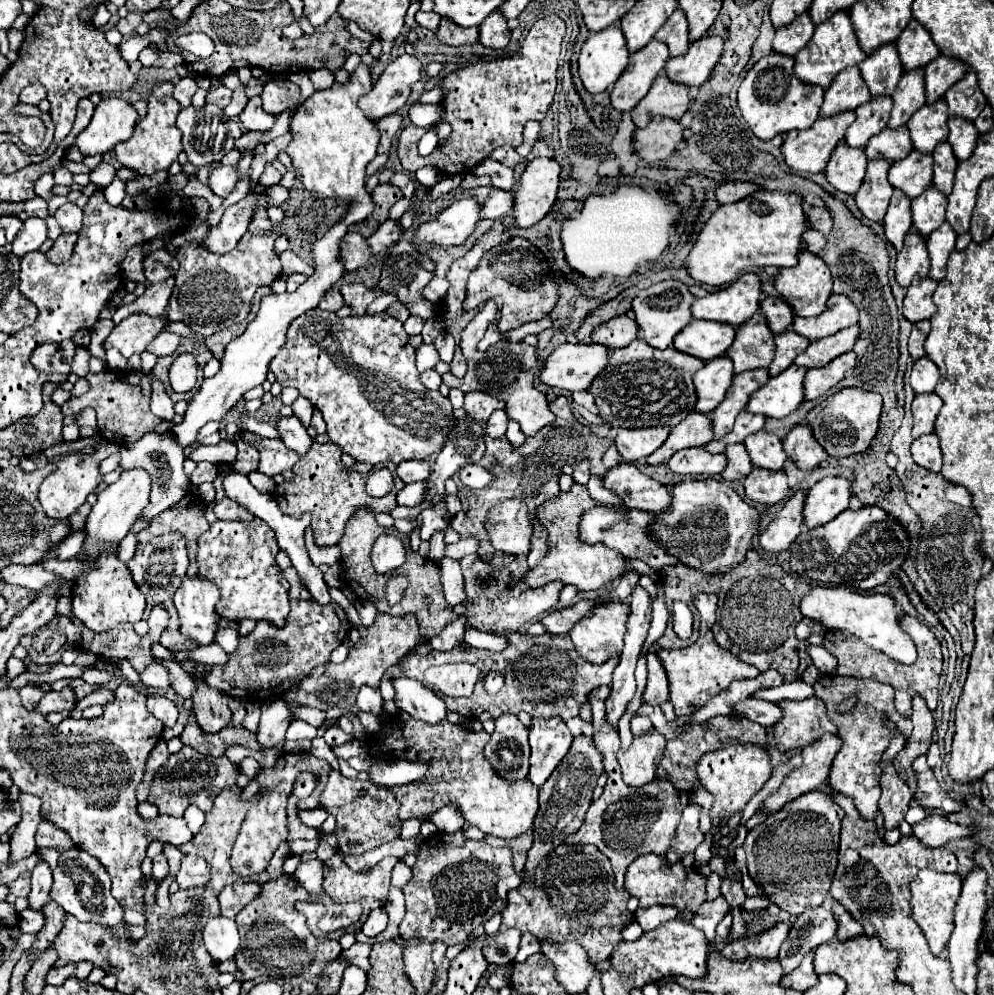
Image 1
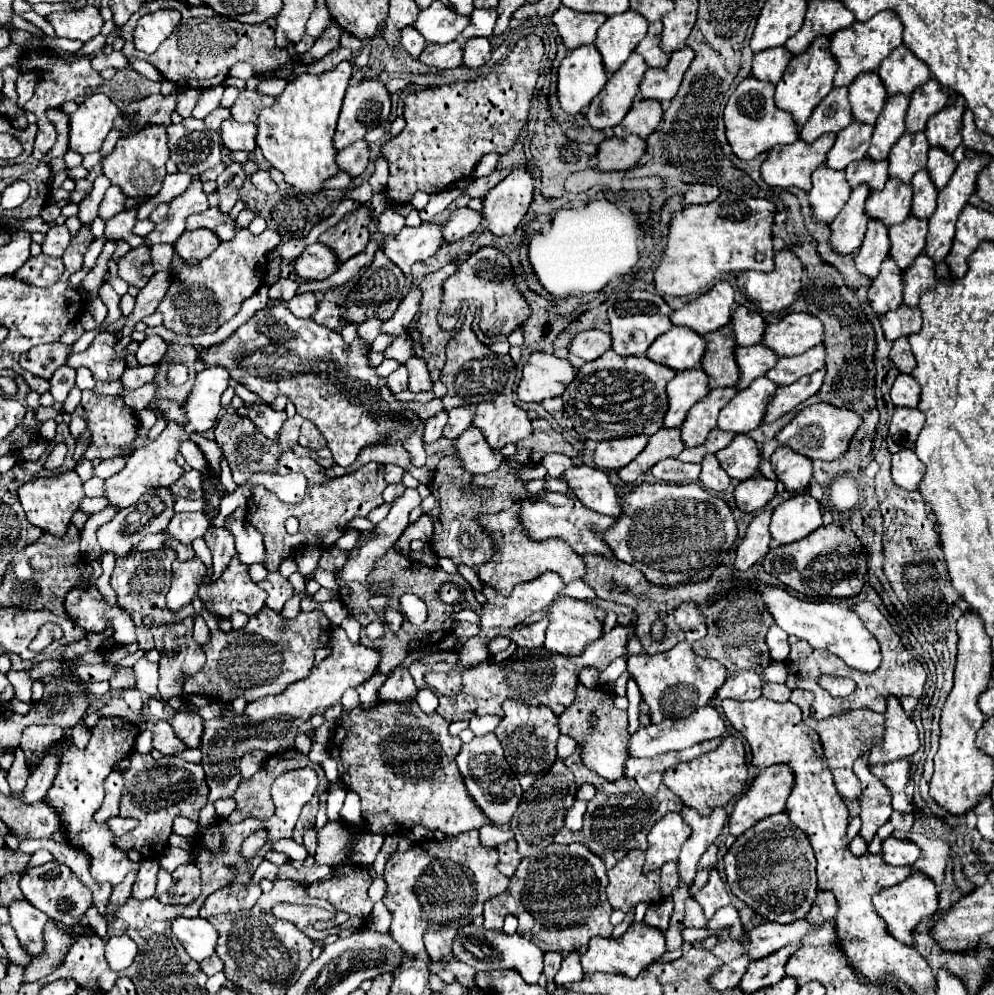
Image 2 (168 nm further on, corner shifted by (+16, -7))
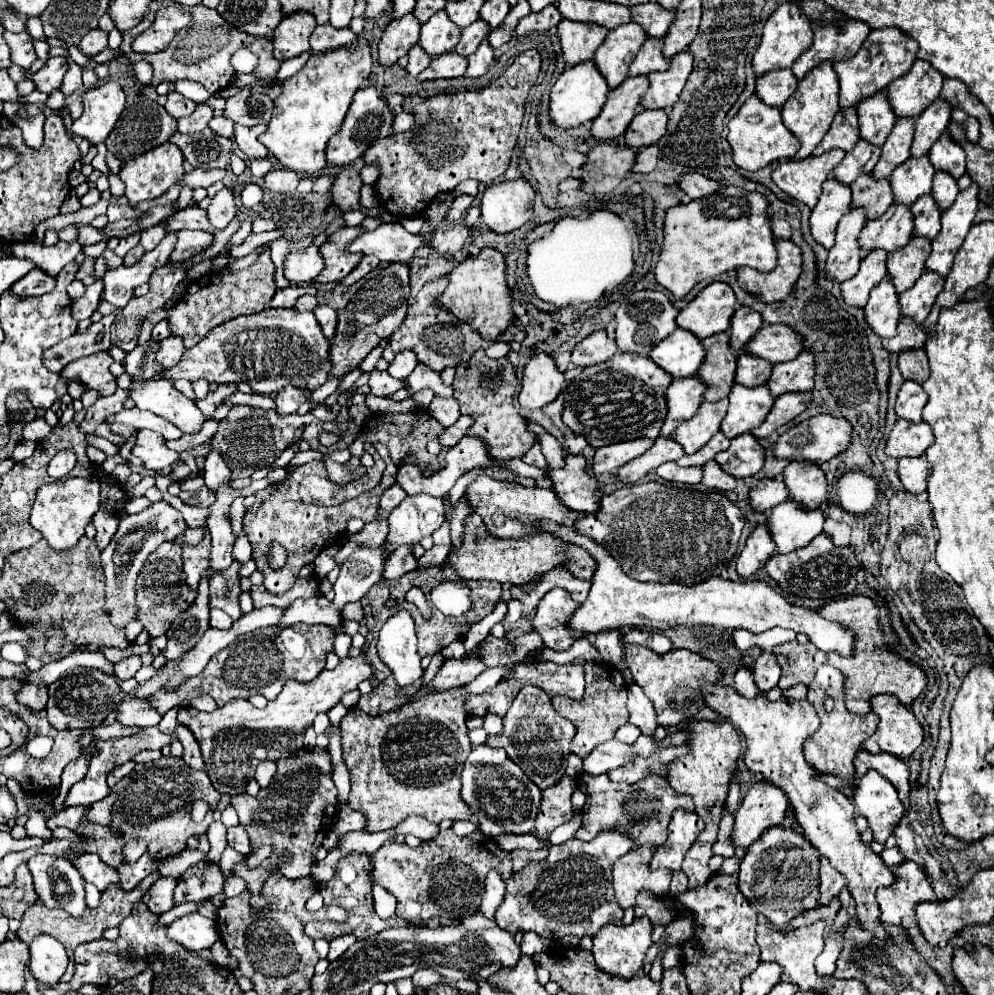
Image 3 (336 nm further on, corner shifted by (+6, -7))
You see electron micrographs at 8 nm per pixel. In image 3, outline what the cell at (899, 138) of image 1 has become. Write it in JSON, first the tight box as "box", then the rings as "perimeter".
{"box":[852,174,892,220],"perimeter":[[[862,174],[852,188],[852,208],[862,208],[866,212],[866,220],[874,220],[882,216],[892,204],[892,188],[888,180],[876,180],[872,174]]]}

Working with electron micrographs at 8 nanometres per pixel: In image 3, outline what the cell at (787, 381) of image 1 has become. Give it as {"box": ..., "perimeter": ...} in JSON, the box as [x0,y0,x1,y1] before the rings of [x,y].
{"box":[720,384,774,438],"perimeter":[[[738,384],[732,386],[728,400],[730,400],[728,414],[720,426],[720,430],[726,438],[736,438],[736,436],[760,426],[766,420],[770,408],[772,408],[772,402],[774,402],[774,398],[770,396],[770,390],[766,386],[746,388],[746,386],[738,386]]]}

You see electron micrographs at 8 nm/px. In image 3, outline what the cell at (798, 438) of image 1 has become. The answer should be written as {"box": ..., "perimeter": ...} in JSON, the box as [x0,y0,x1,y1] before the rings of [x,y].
{"box":[782,460,826,508],"perimeter":[[[792,460],[782,476],[794,502],[806,508],[820,508],[826,502],[826,478],[818,464]]]}

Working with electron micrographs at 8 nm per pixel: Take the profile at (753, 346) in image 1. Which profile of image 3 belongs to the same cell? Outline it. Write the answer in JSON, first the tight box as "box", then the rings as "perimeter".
{"box":[696,332,736,402],"perimeter":[[[726,332],[714,334],[702,342],[706,358],[700,364],[696,376],[706,384],[704,400],[718,402],[730,394],[736,374],[736,356],[730,352],[730,336]]]}

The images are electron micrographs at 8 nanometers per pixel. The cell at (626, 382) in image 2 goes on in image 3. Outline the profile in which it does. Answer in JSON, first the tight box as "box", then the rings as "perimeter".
{"box":[562,354,672,448],"perimeter":[[[614,354],[614,358],[588,366],[564,388],[562,422],[578,436],[584,436],[592,448],[636,438],[658,438],[666,418],[664,390],[672,378],[648,356]]]}

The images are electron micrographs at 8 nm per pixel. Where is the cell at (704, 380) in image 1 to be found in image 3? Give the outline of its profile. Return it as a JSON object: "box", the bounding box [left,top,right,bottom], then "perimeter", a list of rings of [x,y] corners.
{"box":[660,376,706,436],"perimeter":[[[694,376],[670,382],[670,386],[664,392],[668,414],[666,414],[666,420],[662,424],[660,436],[670,436],[678,424],[690,420],[696,414],[698,406],[704,400],[702,398],[704,390],[706,390],[704,384],[700,380],[696,380]]]}

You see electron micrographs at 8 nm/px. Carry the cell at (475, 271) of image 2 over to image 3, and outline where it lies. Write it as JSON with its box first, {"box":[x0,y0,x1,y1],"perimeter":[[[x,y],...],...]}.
{"box":[436,248,514,340],"perimeter":[[[482,248],[480,254],[468,256],[464,262],[460,262],[448,274],[450,282],[448,282],[446,290],[436,298],[436,304],[440,308],[444,306],[460,320],[470,322],[484,338],[494,340],[514,320],[512,296],[510,296],[510,290],[506,286],[504,270],[506,270],[504,256],[494,248]]]}

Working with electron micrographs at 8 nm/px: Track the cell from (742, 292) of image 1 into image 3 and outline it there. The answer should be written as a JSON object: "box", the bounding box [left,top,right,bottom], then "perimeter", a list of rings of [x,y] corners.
{"box":[676,282,736,340],"perimeter":[[[712,282],[692,302],[688,302],[676,322],[680,328],[692,332],[700,340],[726,332],[736,310],[736,296],[724,282]]]}

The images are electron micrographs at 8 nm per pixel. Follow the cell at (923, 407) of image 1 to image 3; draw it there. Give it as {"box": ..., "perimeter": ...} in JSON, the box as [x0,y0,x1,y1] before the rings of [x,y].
{"box":[886,420,934,458],"perimeter":[[[896,420],[888,442],[886,442],[886,456],[904,458],[904,456],[922,456],[926,448],[934,442],[934,434],[930,424],[920,422],[912,424],[906,420]]]}

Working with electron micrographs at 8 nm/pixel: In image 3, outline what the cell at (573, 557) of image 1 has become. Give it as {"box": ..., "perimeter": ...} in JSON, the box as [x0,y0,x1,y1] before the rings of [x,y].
{"box":[448,514,566,586],"perimeter":[[[470,514],[464,524],[464,536],[460,548],[452,548],[448,554],[448,562],[456,570],[456,574],[462,580],[496,580],[496,582],[512,582],[516,586],[522,586],[530,582],[536,574],[548,572],[554,566],[560,566],[564,562],[564,556],[560,554],[562,548],[566,548],[562,542],[558,542],[554,536],[546,534],[534,534],[522,540],[512,538],[492,538],[488,536],[482,518],[478,514]]]}

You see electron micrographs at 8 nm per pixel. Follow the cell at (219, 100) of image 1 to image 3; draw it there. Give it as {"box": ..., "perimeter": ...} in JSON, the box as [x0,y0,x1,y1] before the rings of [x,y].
{"box":[164,92,196,118],"perimeter":[[[170,92],[164,108],[166,108],[166,112],[168,112],[170,116],[174,116],[174,118],[182,118],[182,116],[192,114],[194,108],[196,108],[196,104],[194,104],[192,100],[184,98],[184,96],[178,94],[178,92]]]}

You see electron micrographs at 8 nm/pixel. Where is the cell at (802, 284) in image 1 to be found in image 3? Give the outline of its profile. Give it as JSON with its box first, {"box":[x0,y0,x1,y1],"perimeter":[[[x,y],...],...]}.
{"box":[738,240,802,302],"perimeter":[[[776,240],[778,266],[772,272],[760,274],[756,270],[738,268],[738,284],[748,294],[758,296],[764,302],[776,302],[790,294],[800,272],[802,272],[802,254],[792,240]]]}

